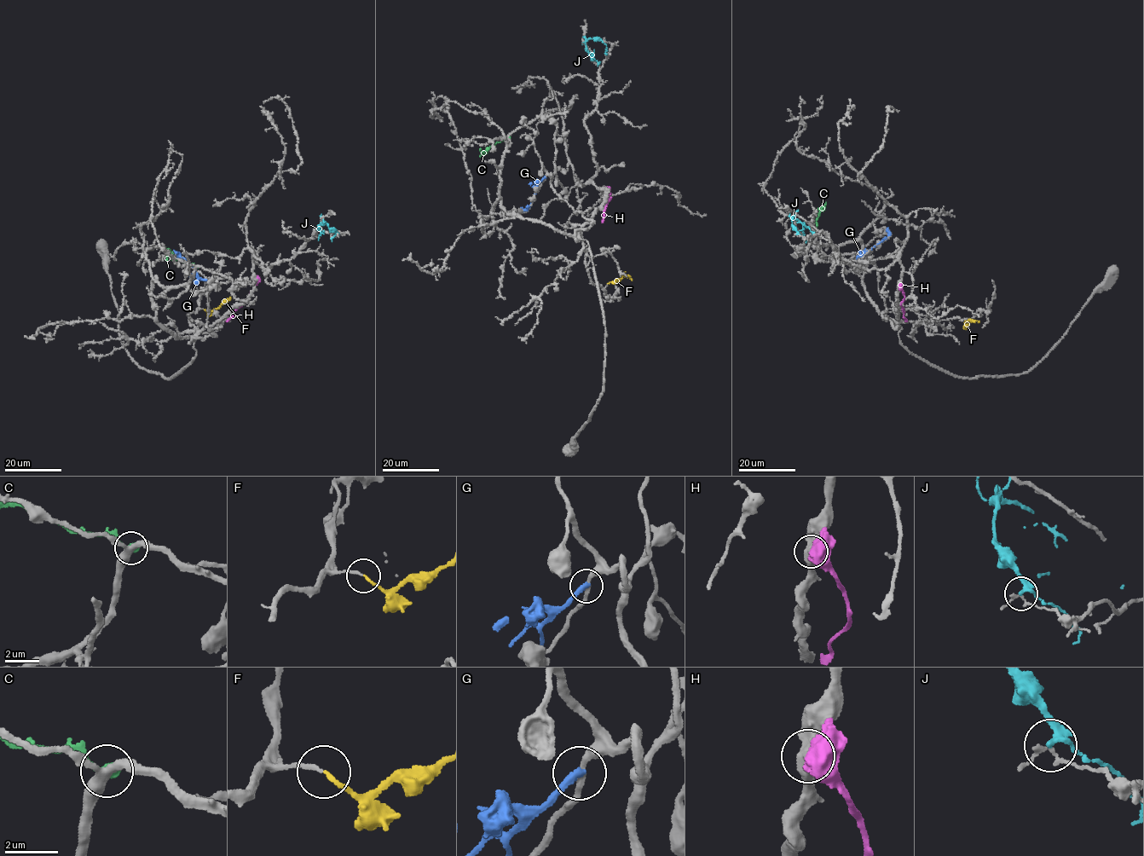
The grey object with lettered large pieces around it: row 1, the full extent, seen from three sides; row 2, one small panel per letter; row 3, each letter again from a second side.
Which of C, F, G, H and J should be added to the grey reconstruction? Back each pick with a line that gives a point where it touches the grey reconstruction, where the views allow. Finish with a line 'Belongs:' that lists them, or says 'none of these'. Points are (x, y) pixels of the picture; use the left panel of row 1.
F: contact (204, 309)
Belongs: F

